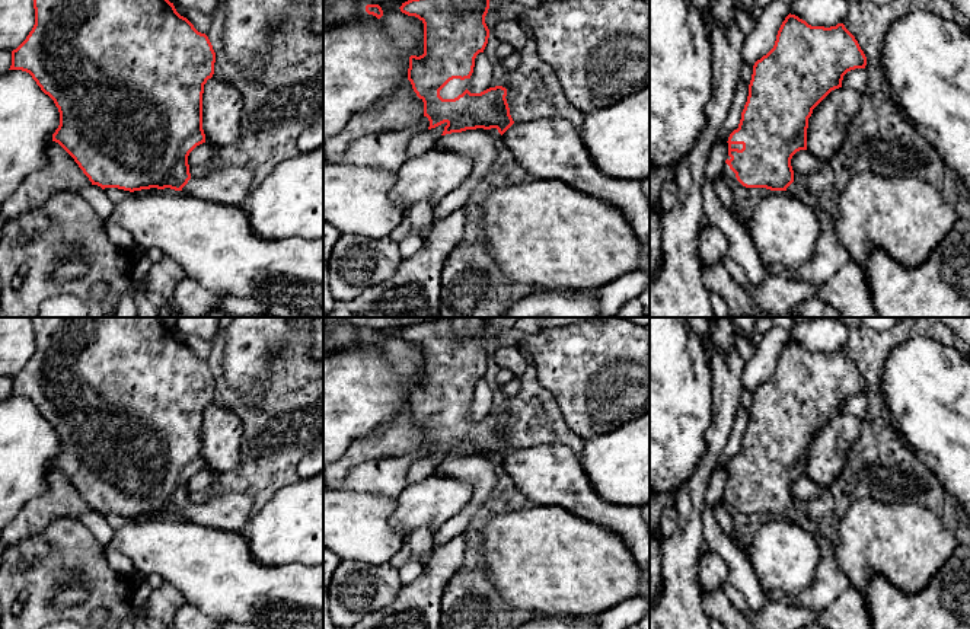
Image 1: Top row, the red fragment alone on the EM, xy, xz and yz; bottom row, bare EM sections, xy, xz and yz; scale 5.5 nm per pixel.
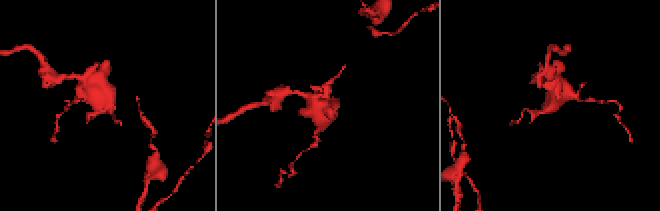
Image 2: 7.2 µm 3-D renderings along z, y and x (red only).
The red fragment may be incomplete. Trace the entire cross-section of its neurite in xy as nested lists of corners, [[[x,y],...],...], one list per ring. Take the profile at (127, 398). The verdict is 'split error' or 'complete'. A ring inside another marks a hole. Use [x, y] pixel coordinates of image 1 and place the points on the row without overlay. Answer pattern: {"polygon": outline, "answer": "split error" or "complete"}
{"polygon": [[[32,317],[35,351],[26,365],[12,377],[9,396],[22,396],[32,402],[41,416],[48,421],[60,438],[60,451],[52,460],[58,469],[79,491],[92,511],[118,514],[124,517],[165,515],[170,514],[186,521],[201,524],[221,531],[248,533],[249,515],[253,499],[251,494],[237,486],[224,486],[214,498],[204,504],[192,504],[189,499],[188,482],[200,470],[205,469],[202,456],[202,419],[204,411],[214,400],[216,379],[205,360],[198,358],[194,351],[181,342],[173,329],[160,317]]], "answer": "split error"}

